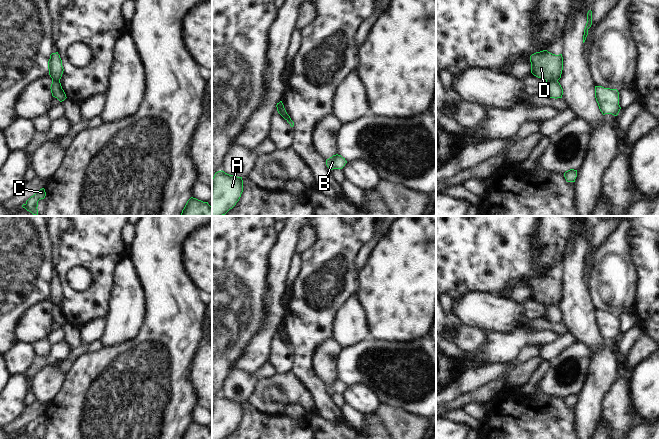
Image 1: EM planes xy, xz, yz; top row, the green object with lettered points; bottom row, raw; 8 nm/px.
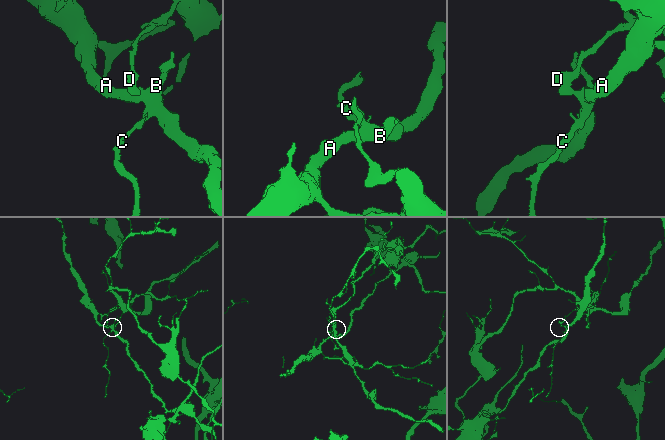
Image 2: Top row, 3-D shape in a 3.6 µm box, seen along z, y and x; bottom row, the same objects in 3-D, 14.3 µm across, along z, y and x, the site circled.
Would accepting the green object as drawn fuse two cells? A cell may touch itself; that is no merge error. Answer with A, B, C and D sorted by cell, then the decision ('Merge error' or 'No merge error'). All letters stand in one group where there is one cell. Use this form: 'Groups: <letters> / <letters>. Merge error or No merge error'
Groups: A B C / D. Merge error.

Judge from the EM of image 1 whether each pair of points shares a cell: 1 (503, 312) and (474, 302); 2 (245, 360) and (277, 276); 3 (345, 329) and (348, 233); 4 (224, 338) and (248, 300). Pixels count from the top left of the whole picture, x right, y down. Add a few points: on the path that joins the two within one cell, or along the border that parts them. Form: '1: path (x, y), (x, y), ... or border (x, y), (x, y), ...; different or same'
1: path (496, 312), (481, 309); same
2: path (261, 339), (273, 317), (273, 297); same
3: border (353, 293), (338, 308), (333, 319); different
4: path (224, 329), (224, 324), (239, 309); same

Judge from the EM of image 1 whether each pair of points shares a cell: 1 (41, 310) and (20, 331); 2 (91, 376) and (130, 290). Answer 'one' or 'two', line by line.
1: one
2: two

